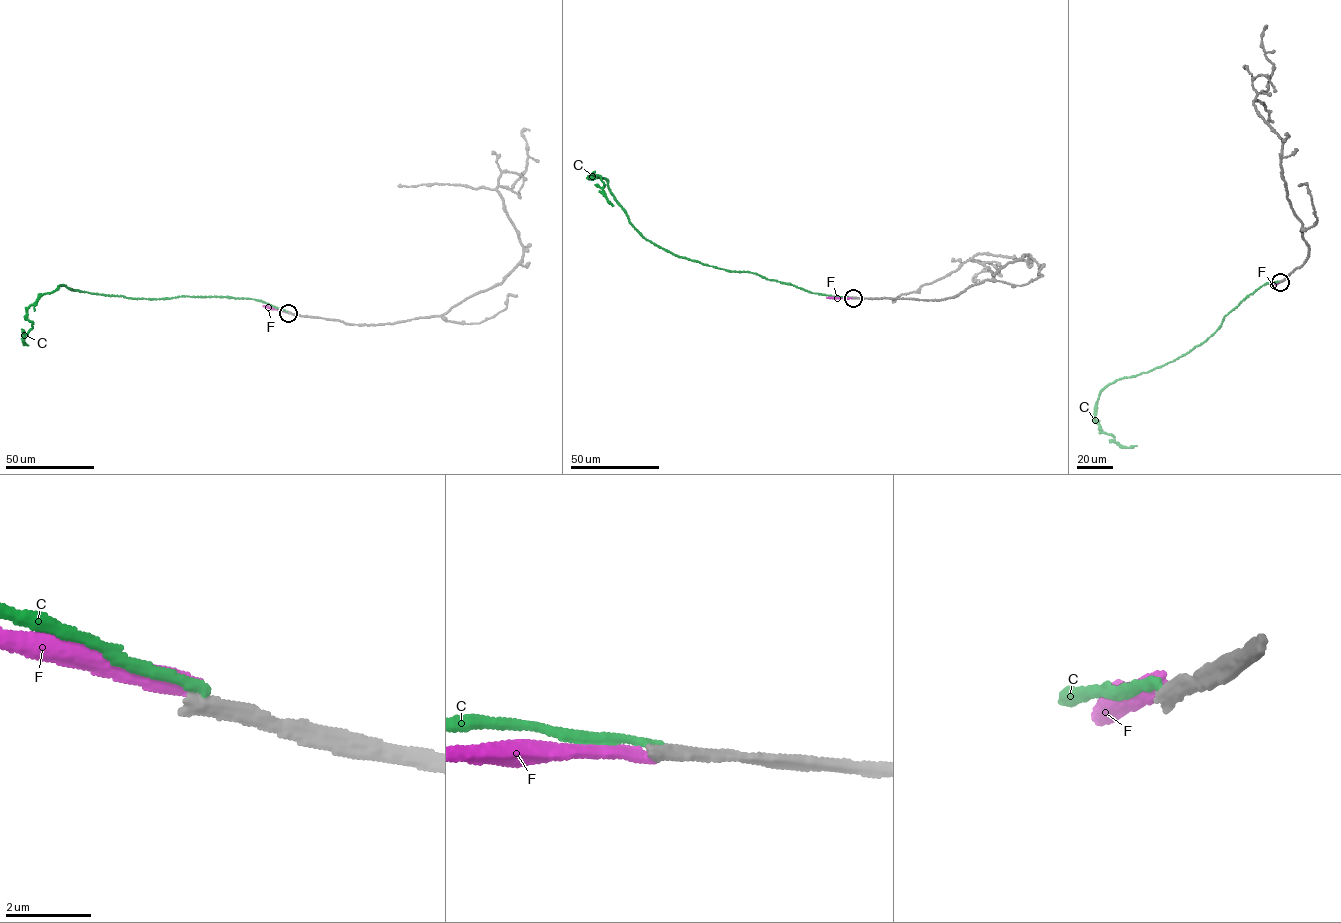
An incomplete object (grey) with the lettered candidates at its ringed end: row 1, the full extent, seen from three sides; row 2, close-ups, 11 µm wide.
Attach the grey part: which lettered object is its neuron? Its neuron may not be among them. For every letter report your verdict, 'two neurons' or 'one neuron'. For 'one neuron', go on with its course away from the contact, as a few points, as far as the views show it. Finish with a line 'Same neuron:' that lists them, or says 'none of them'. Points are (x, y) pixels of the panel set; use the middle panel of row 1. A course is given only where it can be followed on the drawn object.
C: two neurons
F: two neurons
Same neuron: none of them

